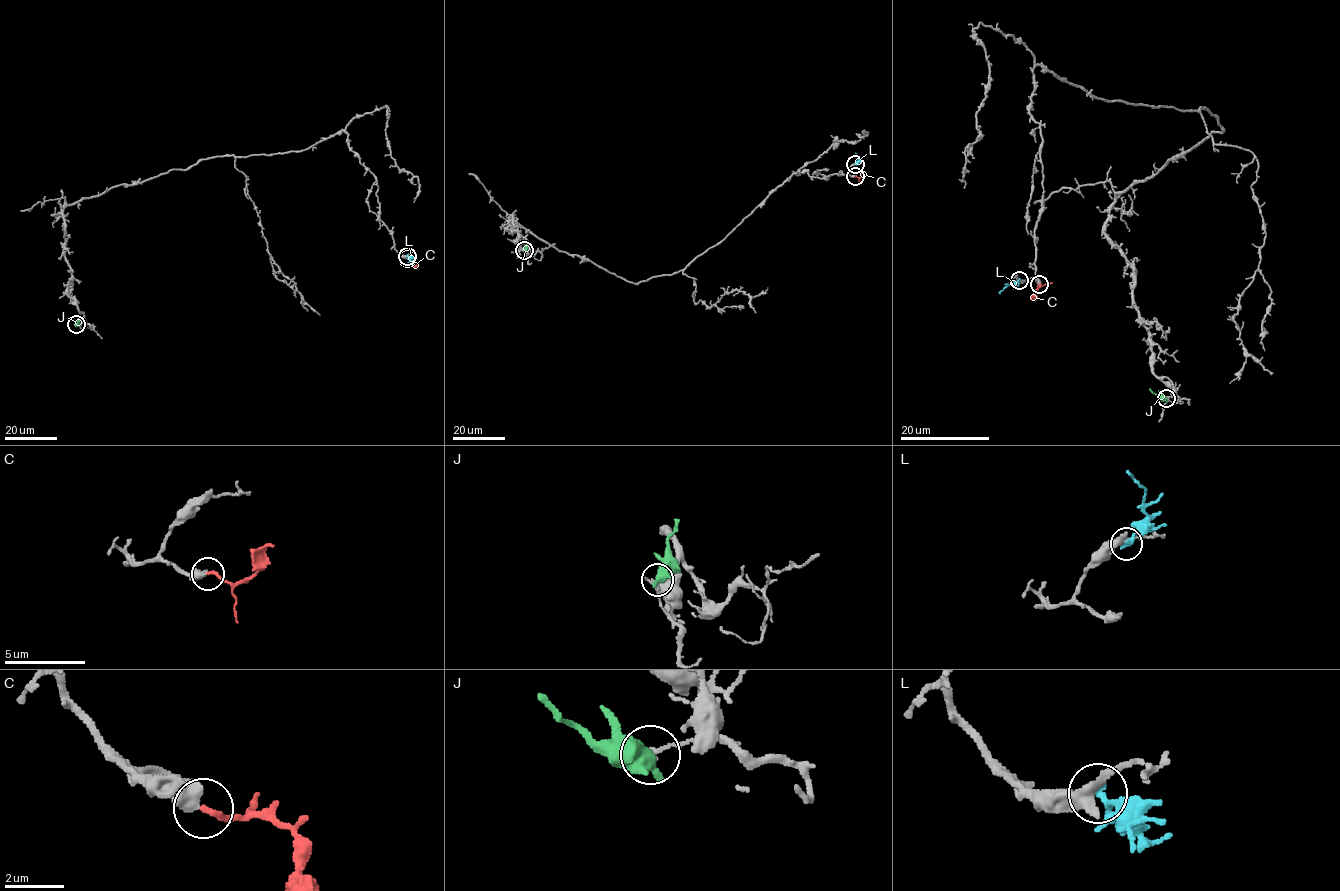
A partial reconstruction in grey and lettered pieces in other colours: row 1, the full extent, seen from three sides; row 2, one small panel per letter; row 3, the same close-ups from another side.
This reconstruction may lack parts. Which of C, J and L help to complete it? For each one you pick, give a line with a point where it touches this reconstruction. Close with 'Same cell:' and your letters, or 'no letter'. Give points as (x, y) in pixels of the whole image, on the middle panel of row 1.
C: meets grey at (855, 176)
Same cell: C

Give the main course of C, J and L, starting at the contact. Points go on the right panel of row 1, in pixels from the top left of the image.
C: (1038, 284), (1040, 286), (1032, 299)
J: (1166, 397), (1149, 388)
L: (1018, 280), (998, 292)

